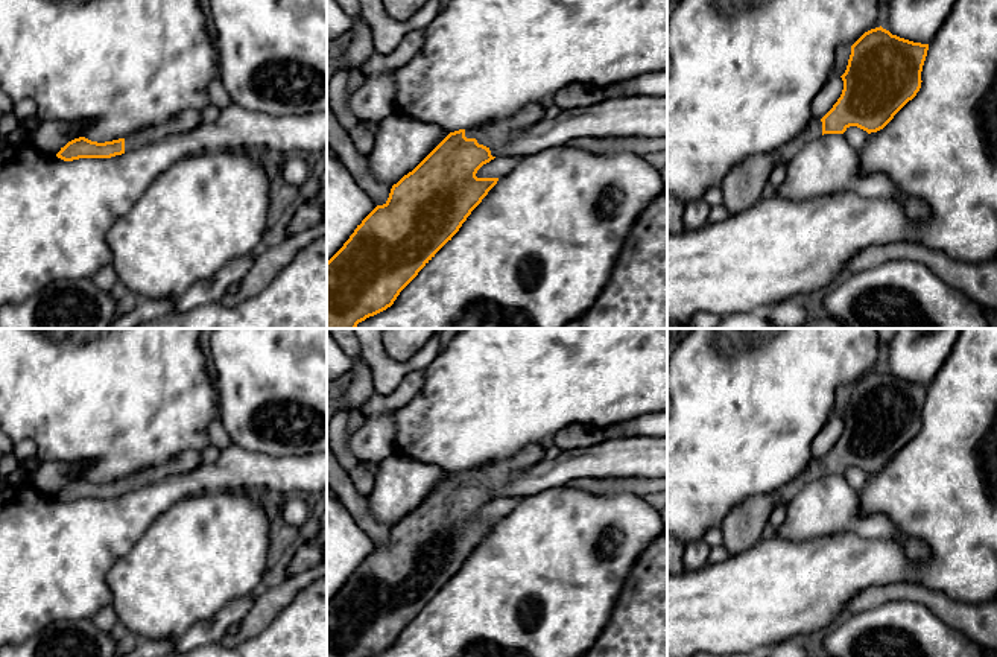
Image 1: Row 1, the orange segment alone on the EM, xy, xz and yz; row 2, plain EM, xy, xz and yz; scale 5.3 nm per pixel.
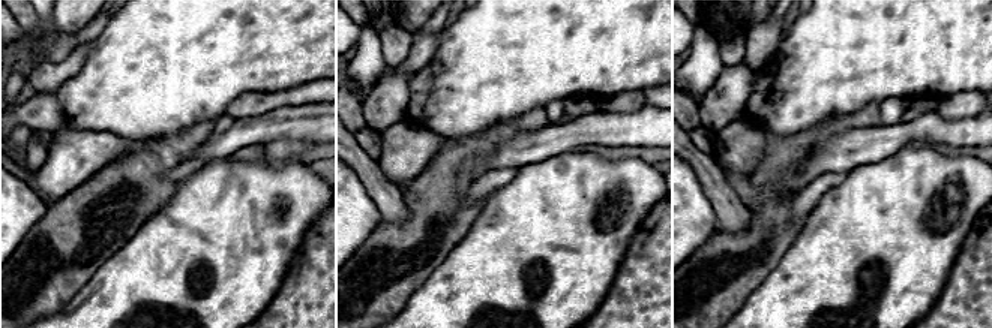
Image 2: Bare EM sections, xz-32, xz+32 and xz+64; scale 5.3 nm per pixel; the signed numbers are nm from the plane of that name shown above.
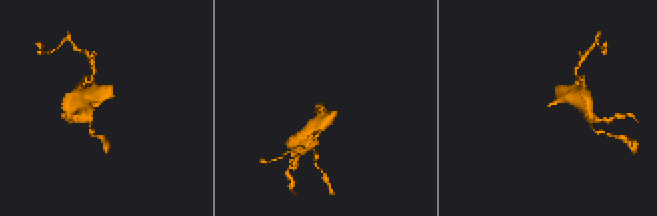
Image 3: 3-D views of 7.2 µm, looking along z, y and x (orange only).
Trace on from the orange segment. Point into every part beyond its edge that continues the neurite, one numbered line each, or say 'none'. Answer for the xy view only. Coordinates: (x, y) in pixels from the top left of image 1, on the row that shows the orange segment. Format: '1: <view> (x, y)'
1: xy (189, 119)

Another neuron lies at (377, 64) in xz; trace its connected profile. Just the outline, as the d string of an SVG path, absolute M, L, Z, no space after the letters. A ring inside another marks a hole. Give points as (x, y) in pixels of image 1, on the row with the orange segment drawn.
M413 29L409 30L398 47L388 53L388 55L378 55L374 53L360 68L360 73L365 78L372 78L378 75L385 75L388 71L395 71L406 65L423 47L424 43L424 30L423 29Z

